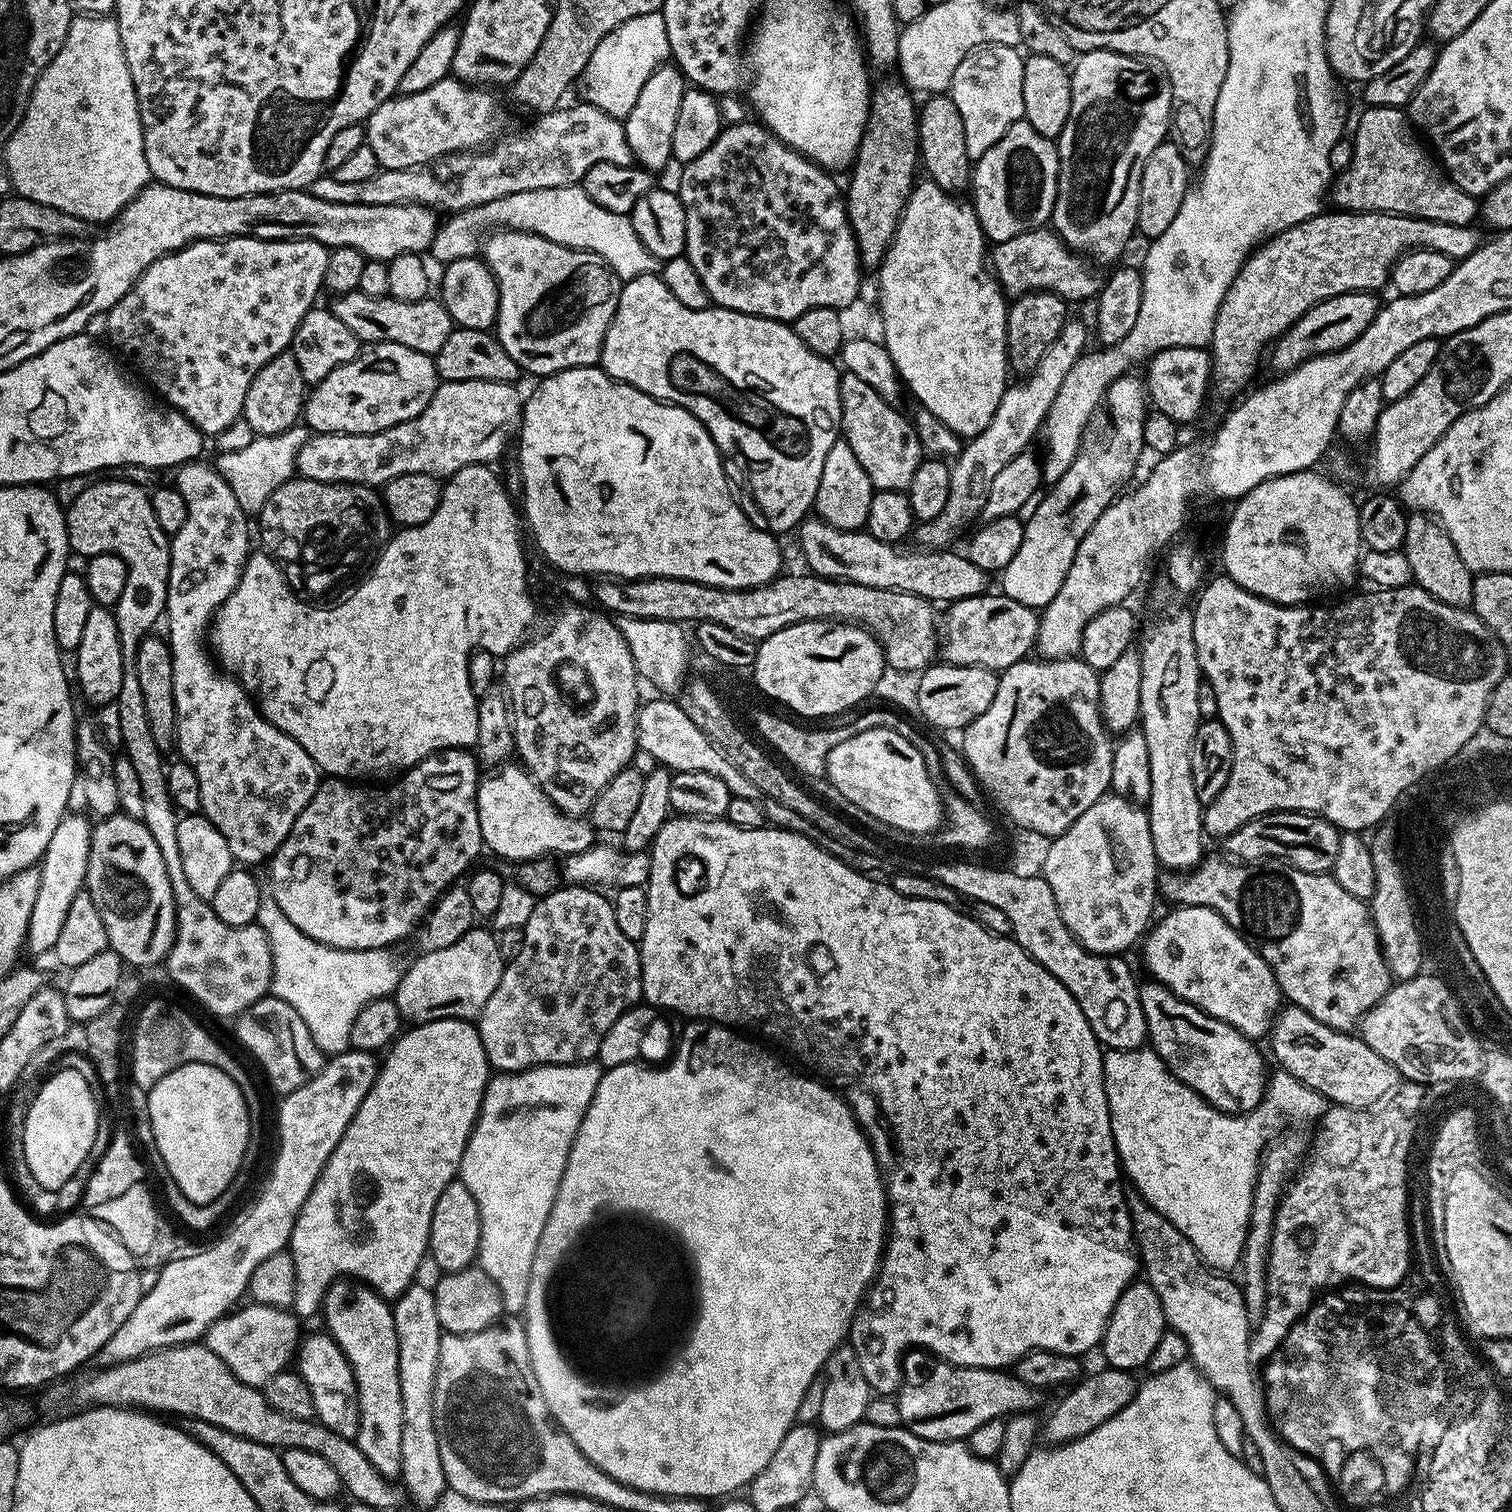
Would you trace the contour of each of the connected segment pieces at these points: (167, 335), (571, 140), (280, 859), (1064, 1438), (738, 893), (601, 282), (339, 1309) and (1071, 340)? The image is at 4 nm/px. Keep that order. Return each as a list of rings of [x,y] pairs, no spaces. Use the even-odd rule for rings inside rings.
[[[230,236],[226,240],[195,240],[193,244],[187,244],[177,252],[171,252],[169,256],[155,260],[141,274],[138,282],[134,282],[132,289],[114,307],[108,309],[107,339],[112,339],[116,343],[115,351],[121,357],[124,355],[145,376],[143,379],[147,387],[165,405],[177,408],[186,418],[190,418],[190,422],[198,431],[203,432],[205,437],[215,438],[236,420],[241,419],[246,402],[246,390],[250,390],[254,374],[258,374],[258,370],[262,370],[262,366],[266,366],[266,362],[270,362],[270,358],[274,358],[279,352],[289,351],[302,318],[317,303],[316,295],[324,288],[328,253],[329,249],[313,240],[259,240],[249,236]]]
[[[577,102],[569,108],[553,108],[533,120],[536,121],[525,132],[517,136],[505,135],[473,155],[473,160],[449,180],[439,180],[431,176],[428,170],[381,168],[374,178],[365,178],[362,182],[338,182],[338,178],[322,174],[311,184],[310,191],[314,198],[326,198],[326,202],[362,206],[421,204],[423,208],[433,209],[440,214],[455,214],[465,212],[468,208],[477,208],[479,204],[494,202],[494,198],[506,198],[506,194],[522,194],[522,190],[579,185],[586,170],[590,170],[590,166],[598,166],[598,162],[614,162],[614,166],[634,164],[623,123],[598,110],[598,106]]]
[[[441,748],[439,752],[430,754],[426,759],[417,760],[415,766],[383,786],[349,782],[343,778],[321,779],[314,798],[310,798],[306,810],[302,810],[302,814],[298,814],[290,834],[270,860],[270,865],[272,864],[270,895],[278,902],[278,906],[282,906],[282,914],[286,914],[286,918],[290,918],[290,922],[294,922],[294,926],[298,926],[298,930],[302,930],[302,934],[314,938],[314,942],[322,942],[328,948],[341,948],[342,950],[370,950],[371,948],[396,946],[399,940],[410,935],[415,928],[417,931],[418,925],[427,917],[428,909],[435,904],[436,899],[445,890],[453,887],[459,881],[456,879],[460,875],[463,877],[473,867],[471,864],[479,858],[480,852],[482,853],[484,848],[482,830],[478,826],[476,768],[478,769],[478,761],[471,751],[463,748]]]
[[[1109,1366],[1102,1368],[1101,1372],[1092,1372],[1089,1376],[1087,1373],[1063,1393],[1065,1396],[1057,1402],[1056,1409],[1048,1416],[1048,1421],[1043,1421],[1042,1436],[1045,1441],[1069,1444],[1072,1440],[1082,1438],[1090,1434],[1090,1430],[1102,1426],[1102,1422],[1114,1418],[1118,1410],[1125,1408],[1136,1397],[1138,1380],[1135,1380],[1132,1372]]]
[[[673,815],[658,830],[658,834],[652,839],[650,845],[650,870],[646,883],[648,893],[648,913],[646,914],[646,934],[638,941],[640,950],[640,973],[642,974],[643,999],[653,1009],[665,1008],[668,1012],[677,1012],[680,1016],[688,1016],[689,1021],[711,1020],[717,1024],[726,1024],[729,1028],[747,1030],[757,1037],[765,1036],[773,1040],[780,1048],[785,1048],[792,1056],[797,1056],[808,1069],[811,1070],[823,1083],[831,1086],[839,1092],[844,1100],[852,1108],[860,1128],[864,1131],[868,1141],[872,1143],[872,1152],[876,1155],[876,1164],[880,1168],[880,1174],[884,1177],[884,1183],[888,1189],[888,1235],[884,1251],[880,1258],[880,1271],[876,1273],[875,1281],[867,1293],[866,1303],[857,1311],[852,1320],[850,1329],[850,1343],[858,1354],[858,1366],[862,1366],[862,1374],[866,1374],[866,1382],[872,1387],[873,1393],[888,1398],[899,1389],[902,1383],[900,1377],[900,1359],[907,1348],[929,1348],[941,1361],[950,1364],[961,1364],[967,1368],[995,1368],[1008,1370],[1022,1359],[1027,1352],[1034,1348],[1061,1352],[1067,1356],[1083,1357],[1084,1352],[1094,1349],[1101,1343],[1104,1331],[1108,1325],[1110,1314],[1122,1298],[1122,1290],[1130,1286],[1138,1276],[1138,1253],[1132,1242],[1132,1223],[1128,1213],[1126,1188],[1120,1185],[1122,1181],[1122,1169],[1120,1158],[1116,1155],[1116,1143],[1112,1133],[1112,1119],[1108,1109],[1108,1099],[1104,1089],[1104,1052],[1099,1040],[1096,1039],[1094,1030],[1090,1030],[1090,1022],[1086,1022],[1086,1014],[1078,1006],[1078,1002],[1046,970],[1037,960],[1023,948],[1011,935],[998,936],[994,932],[987,932],[985,928],[968,915],[967,911],[960,908],[951,908],[949,904],[942,902],[930,902],[922,898],[906,898],[894,890],[891,883],[879,884],[871,880],[871,875],[865,874],[855,867],[843,864],[839,855],[828,851],[827,847],[818,845],[812,841],[811,835],[802,832],[787,832],[785,828],[765,826],[758,830],[742,830],[738,826],[728,823],[724,818],[693,818],[690,816]]]
[[[506,228],[493,231],[483,241],[482,259],[494,274],[498,286],[498,314],[494,335],[506,354],[518,362],[521,370],[525,373],[533,372],[536,378],[543,378],[567,368],[599,365],[602,342],[614,318],[622,287],[621,280],[601,256],[593,252],[580,252],[577,248],[558,246],[558,242],[550,242],[538,234]]]
[[[341,1278],[326,1290],[323,1316],[323,1327],[348,1359],[356,1383],[360,1425],[355,1442],[378,1469],[378,1474],[399,1477],[402,1470],[402,1386],[398,1378],[398,1334],[394,1330],[392,1304],[367,1284]]]
[[[1069,318],[1064,321],[1062,330],[1058,330],[1058,338],[1050,342],[1046,354],[1038,362],[1038,366],[1021,384],[1013,383],[1005,388],[1002,402],[998,402],[998,410],[994,410],[994,418],[990,418],[990,426],[982,430],[982,434],[971,437],[961,447],[960,455],[950,464],[950,495],[946,497],[946,506],[942,506],[942,514],[938,518],[923,521],[915,529],[914,537],[921,549],[944,550],[948,544],[975,516],[979,517],[986,506],[986,498],[990,498],[990,485],[994,477],[1001,472],[1009,462],[1014,462],[1018,454],[1029,451],[1032,439],[1037,439],[1043,429],[1044,419],[1048,417],[1050,406],[1066,379],[1074,362],[1084,355],[1089,347],[1090,328],[1080,320]]]

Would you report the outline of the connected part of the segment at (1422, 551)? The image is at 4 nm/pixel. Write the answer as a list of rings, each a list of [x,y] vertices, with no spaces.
[[[1427,514],[1409,515],[1406,522],[1406,540],[1402,549],[1410,562],[1415,587],[1426,590],[1434,598],[1455,608],[1468,608],[1474,594],[1474,573],[1462,562],[1448,532]]]

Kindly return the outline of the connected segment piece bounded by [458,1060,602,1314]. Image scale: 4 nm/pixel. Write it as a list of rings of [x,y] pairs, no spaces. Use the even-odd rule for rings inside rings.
[[[587,1060],[581,1064],[543,1064],[537,1068],[528,1068],[525,1072],[501,1072],[493,1075],[486,1086],[480,1113],[476,1124],[472,1127],[466,1150],[462,1154],[458,1178],[464,1183],[466,1190],[470,1190],[470,1194],[474,1194],[474,1202],[478,1202],[478,1218],[480,1219],[478,1267],[486,1274],[490,1274],[494,1286],[498,1286],[498,1290],[502,1294],[505,1313],[520,1314],[523,1313],[526,1306],[532,1263],[534,1262],[534,1254],[538,1250],[538,1238],[542,1238],[542,1226],[546,1226],[546,1218],[550,1218],[550,1210],[554,1206],[554,1198],[558,1194],[562,1174],[566,1170],[570,1146],[582,1126],[582,1118],[586,1118],[586,1110],[590,1110],[590,1102],[594,1102],[594,1094],[598,1090],[601,1075],[602,1069],[596,1060]]]

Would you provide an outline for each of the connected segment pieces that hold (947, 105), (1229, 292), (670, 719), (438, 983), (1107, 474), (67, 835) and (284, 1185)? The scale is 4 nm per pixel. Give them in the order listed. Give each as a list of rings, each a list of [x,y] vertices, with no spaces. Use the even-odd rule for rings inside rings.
[[[932,94],[918,112],[920,122],[920,139],[918,156],[927,179],[935,182],[939,188],[953,194],[969,187],[974,161],[966,154],[966,133],[962,130],[962,114],[958,114],[958,106],[954,106],[951,95]]]
[[[1321,211],[1319,216],[1285,228],[1284,231],[1277,232],[1275,236],[1263,241],[1245,260],[1234,282],[1230,282],[1218,306],[1210,345],[1212,358],[1210,388],[1215,395],[1217,392],[1220,396],[1239,397],[1249,387],[1247,384],[1255,378],[1260,355],[1263,352],[1265,355],[1266,349],[1275,344],[1287,332],[1290,325],[1298,322],[1298,318],[1302,318],[1306,310],[1338,294],[1375,293],[1376,288],[1389,283],[1392,267],[1404,253],[1417,248],[1438,250],[1438,254],[1446,254],[1453,262],[1459,262],[1474,254],[1474,250],[1478,250],[1482,243],[1479,230],[1472,224],[1454,226],[1450,222],[1434,222],[1413,216],[1395,216],[1392,212],[1328,211]]]
[[[656,699],[660,700],[648,700],[645,704],[643,701],[639,705],[636,714],[637,749],[646,751],[656,759],[657,765],[673,773],[705,772],[714,774],[714,778],[722,778],[732,797],[750,798],[750,802],[761,802],[765,799],[762,790],[758,790],[758,786],[754,786],[754,782],[750,782],[750,778],[746,778],[746,774],[742,774],[738,766],[730,763],[722,754],[722,750],[718,750],[718,746],[714,746],[714,742],[710,742],[710,738],[706,738],[706,734],[702,734],[698,726],[694,726],[686,710],[682,710],[675,699]]]
[[[473,926],[458,942],[451,946],[442,946],[424,953],[413,964],[409,963],[404,969],[404,977],[398,982],[394,993],[394,999],[400,1011],[401,1021],[409,1025],[429,1024],[435,1020],[467,1020],[475,1021],[480,1011],[490,1002],[490,994],[498,990],[498,982],[502,982],[506,956],[500,953],[500,944],[496,941],[495,931]]]
[[[1117,375],[1109,383],[1106,408],[1107,404],[1108,420],[1112,423],[1108,433],[1104,436],[1103,430],[1096,426],[1089,427],[1084,433],[1076,461],[1060,480],[1049,487],[1052,489],[1048,493],[1045,491],[1039,497],[1040,505],[1038,500],[1031,509],[1032,517],[1027,517],[1024,525],[1024,537],[1022,546],[1018,546],[1018,554],[1014,554],[1010,566],[999,573],[999,591],[1014,598],[1014,602],[1022,602],[1022,606],[1042,610],[1054,602],[1058,590],[1062,590],[1062,582],[1066,582],[1066,570],[1070,570],[1070,562],[1074,562],[1074,554],[1082,538],[1086,538],[1090,526],[1094,526],[1102,510],[1109,508],[1113,500],[1121,495],[1120,487],[1129,480],[1140,460],[1140,452],[1145,451],[1145,385],[1141,381],[1139,384],[1132,376]]]
[[[66,814],[58,822],[58,830],[54,830],[53,836],[50,837],[50,846],[46,846],[44,851],[38,902],[34,906],[32,925],[28,928],[26,941],[27,951],[32,951],[36,956],[42,955],[43,952],[51,953],[55,949],[70,905],[86,888],[86,866],[90,864],[90,838],[94,824],[87,815],[72,815]]]
[[[355,1050],[337,1052],[317,1076],[306,1082],[306,1086],[298,1086],[298,1090],[287,1093],[281,1099],[284,1101],[280,1104],[280,1149],[276,1152],[272,1173],[269,1174],[260,1197],[253,1202],[252,1209],[217,1244],[212,1244],[193,1256],[177,1255],[159,1269],[158,1280],[148,1292],[141,1295],[130,1318],[126,1318],[126,1322],[122,1322],[122,1326],[118,1326],[112,1337],[96,1351],[94,1360],[99,1367],[109,1368],[130,1362],[158,1348],[173,1348],[179,1344],[199,1341],[213,1322],[227,1316],[241,1303],[240,1295],[243,1297],[247,1293],[250,1274],[254,1274],[254,1270],[258,1270],[260,1263],[270,1258],[270,1254],[278,1254],[289,1247],[296,1216],[302,1210],[310,1190],[314,1190],[314,1182],[318,1182],[330,1154],[334,1154],[334,1146],[338,1146],[346,1126],[350,1126],[354,1114],[358,1114],[362,1098],[366,1098],[374,1086],[377,1071],[378,1060],[373,1053]]]

